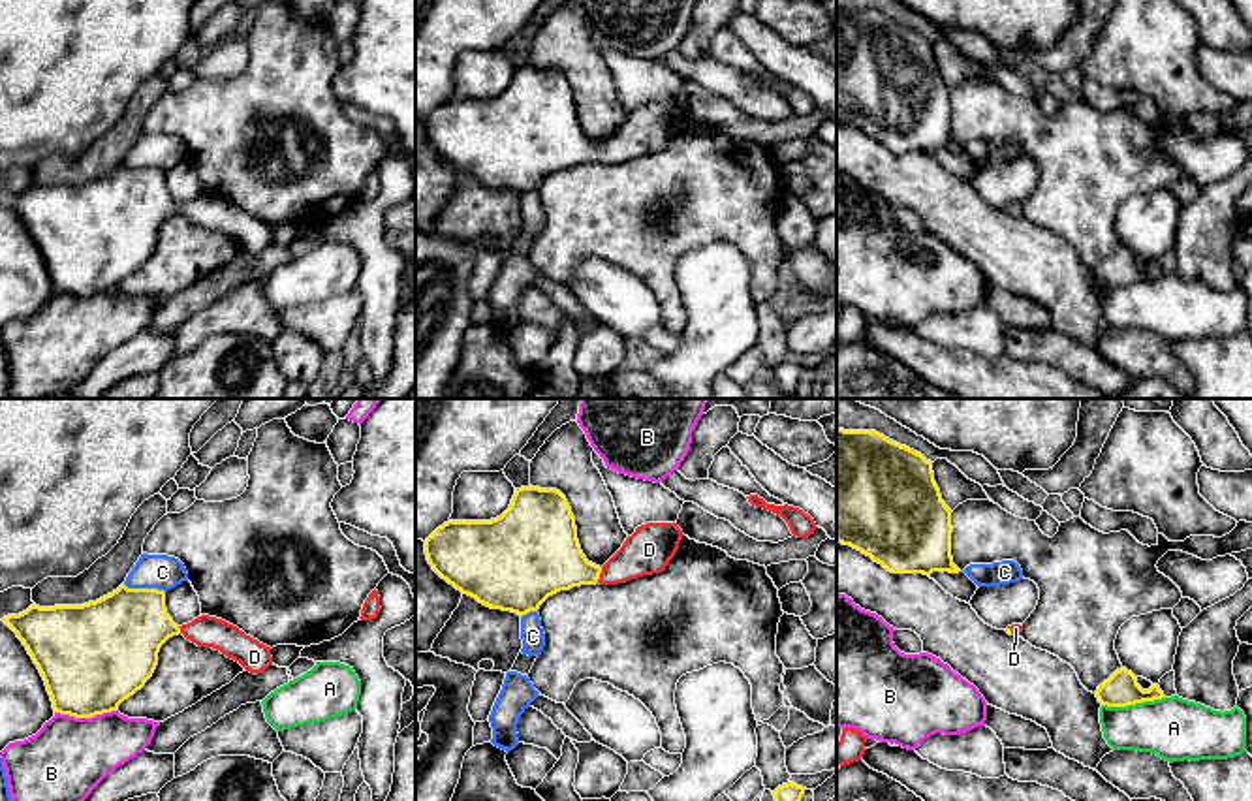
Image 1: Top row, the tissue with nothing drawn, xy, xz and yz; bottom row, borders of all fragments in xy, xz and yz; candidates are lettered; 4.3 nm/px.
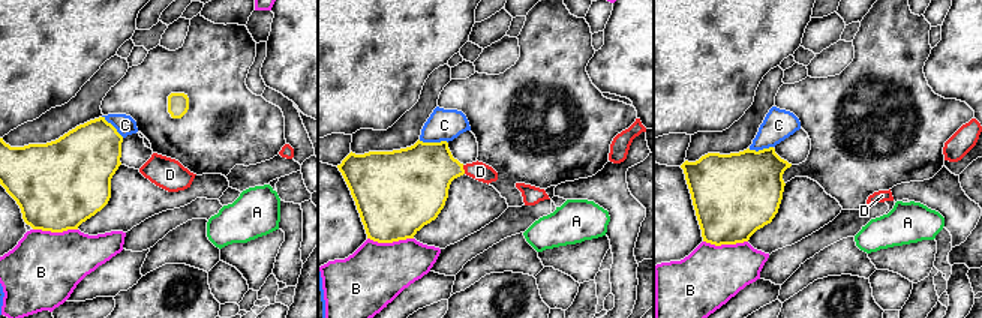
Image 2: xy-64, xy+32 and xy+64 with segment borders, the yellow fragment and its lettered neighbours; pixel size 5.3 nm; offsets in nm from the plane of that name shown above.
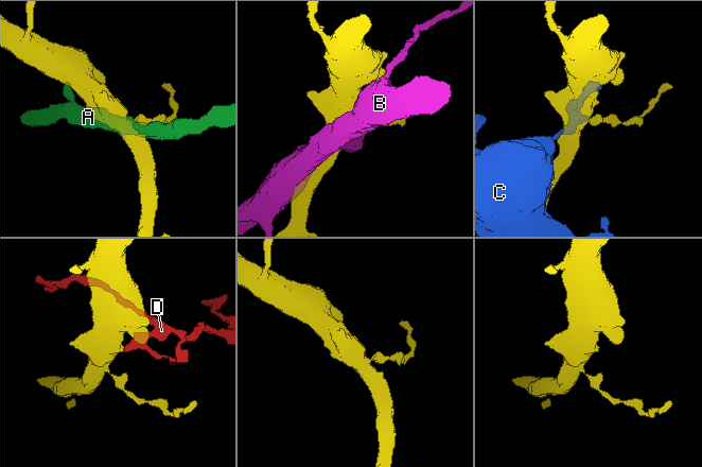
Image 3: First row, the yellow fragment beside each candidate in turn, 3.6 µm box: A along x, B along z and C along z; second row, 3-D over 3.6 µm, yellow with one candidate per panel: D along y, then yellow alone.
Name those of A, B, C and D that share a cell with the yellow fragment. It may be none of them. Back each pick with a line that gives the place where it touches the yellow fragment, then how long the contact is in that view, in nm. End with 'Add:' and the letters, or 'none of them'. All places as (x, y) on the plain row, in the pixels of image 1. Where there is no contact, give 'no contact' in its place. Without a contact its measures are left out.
D: contact xz (598, 155); length 70 nm
Add: D

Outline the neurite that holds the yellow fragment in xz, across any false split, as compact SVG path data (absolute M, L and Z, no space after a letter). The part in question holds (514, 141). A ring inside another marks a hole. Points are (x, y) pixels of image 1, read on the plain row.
M515 68L509 86L491 100L447 100L425 118L432 149L462 173L491 188L517 192L538 190L560 169L581 164L618 164L660 152L675 135L682 118L677 102L647 102L626 117L622 126L600 147L587 139L577 118L577 105L566 75L556 68Z

